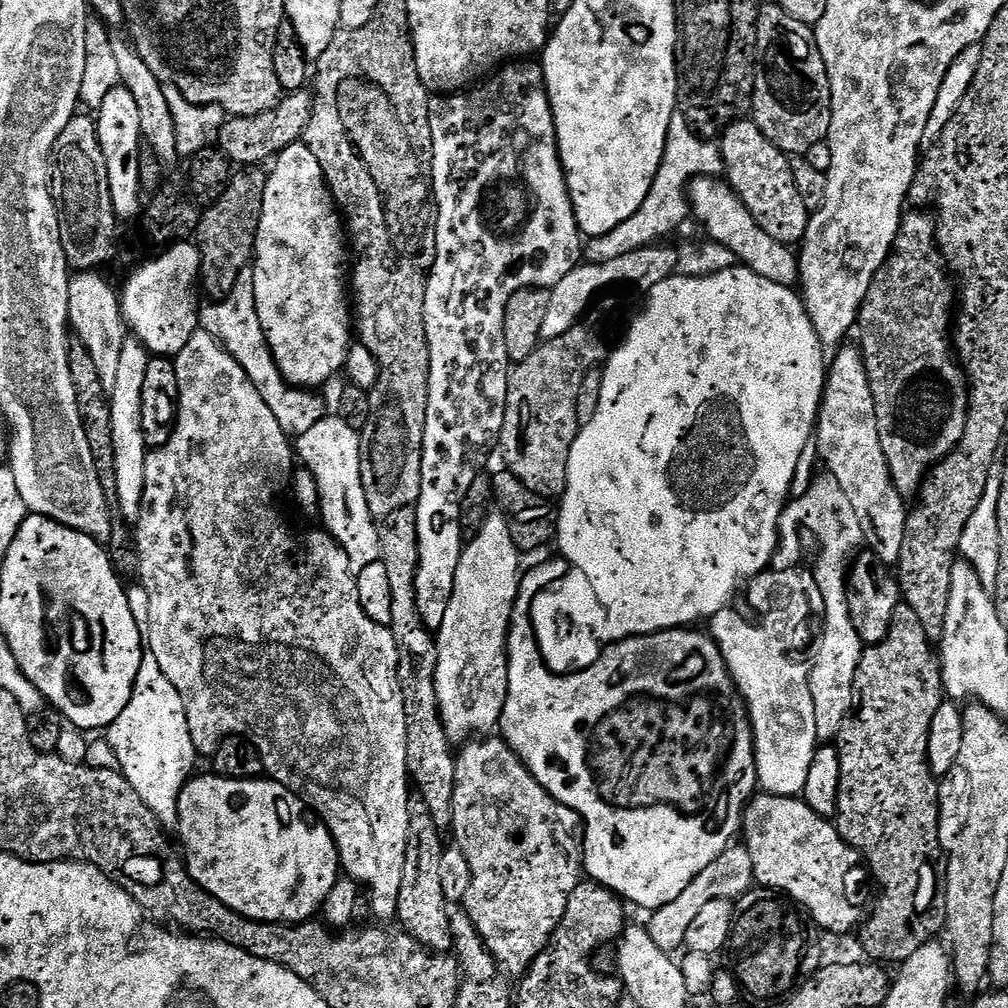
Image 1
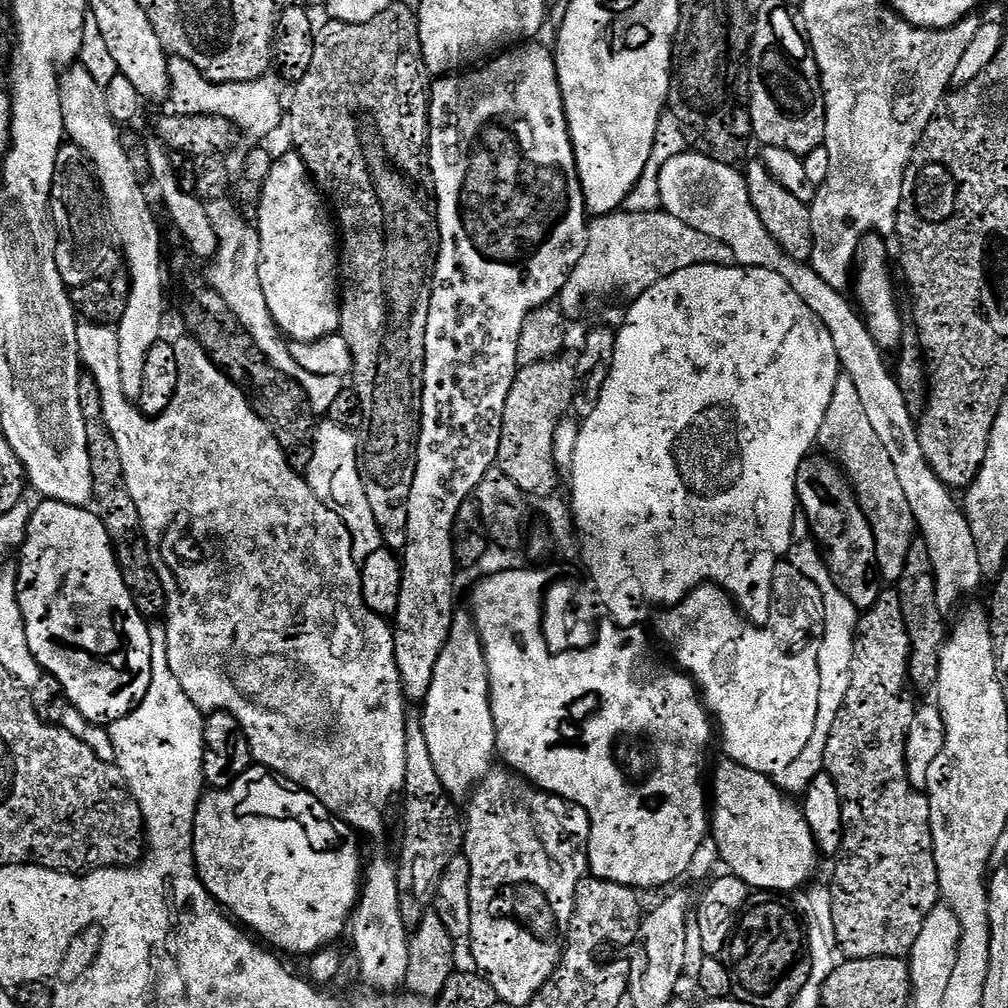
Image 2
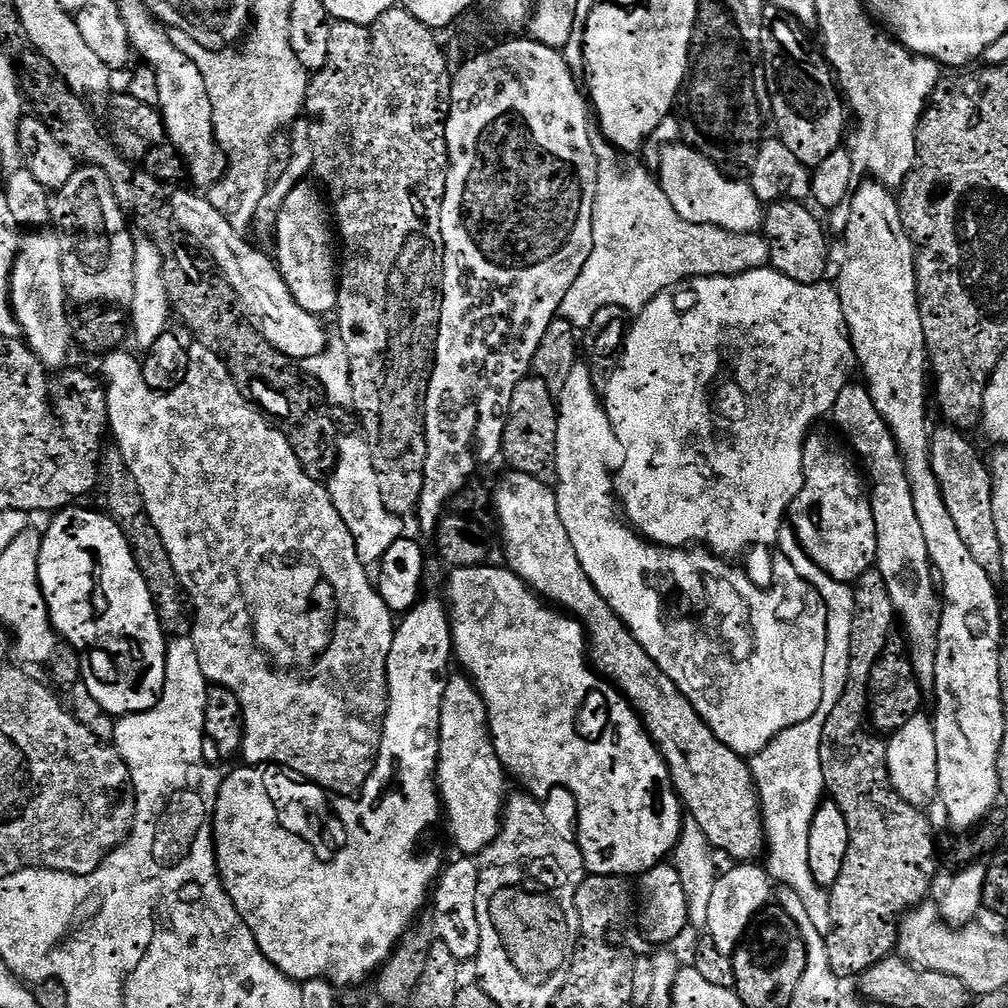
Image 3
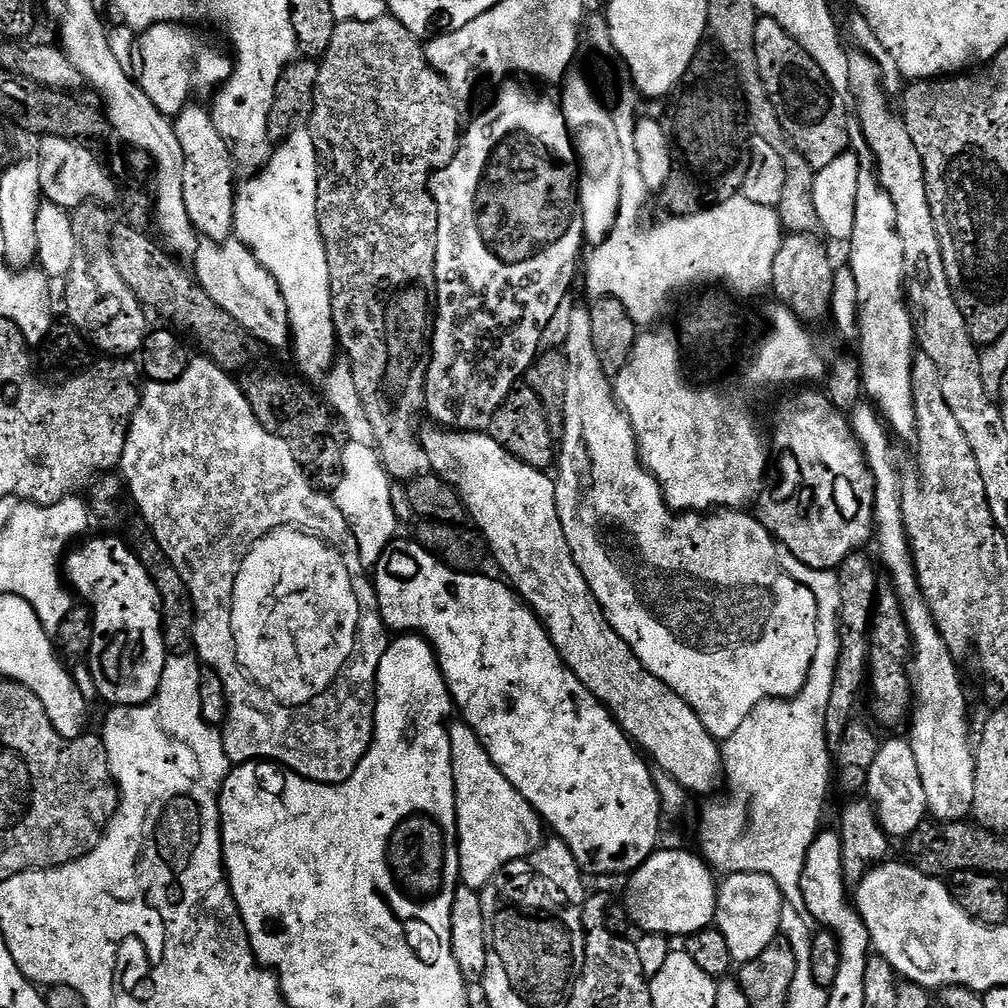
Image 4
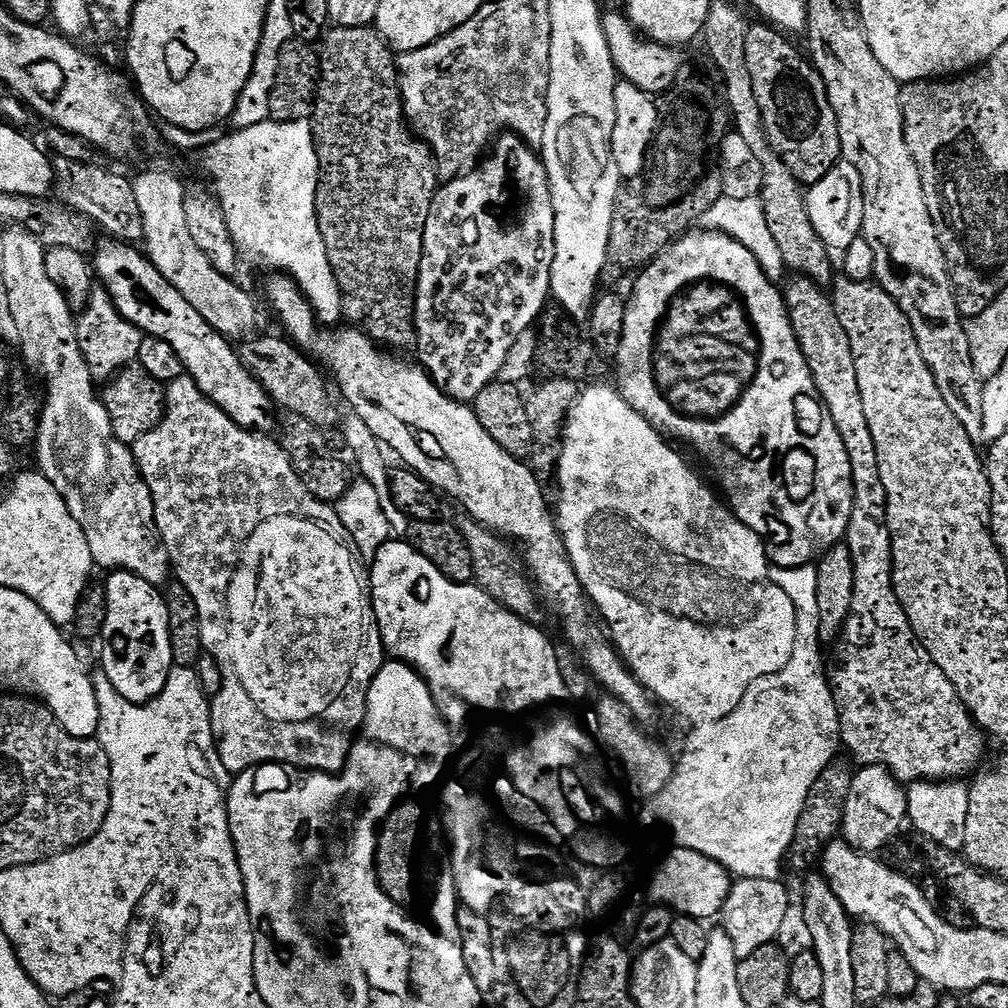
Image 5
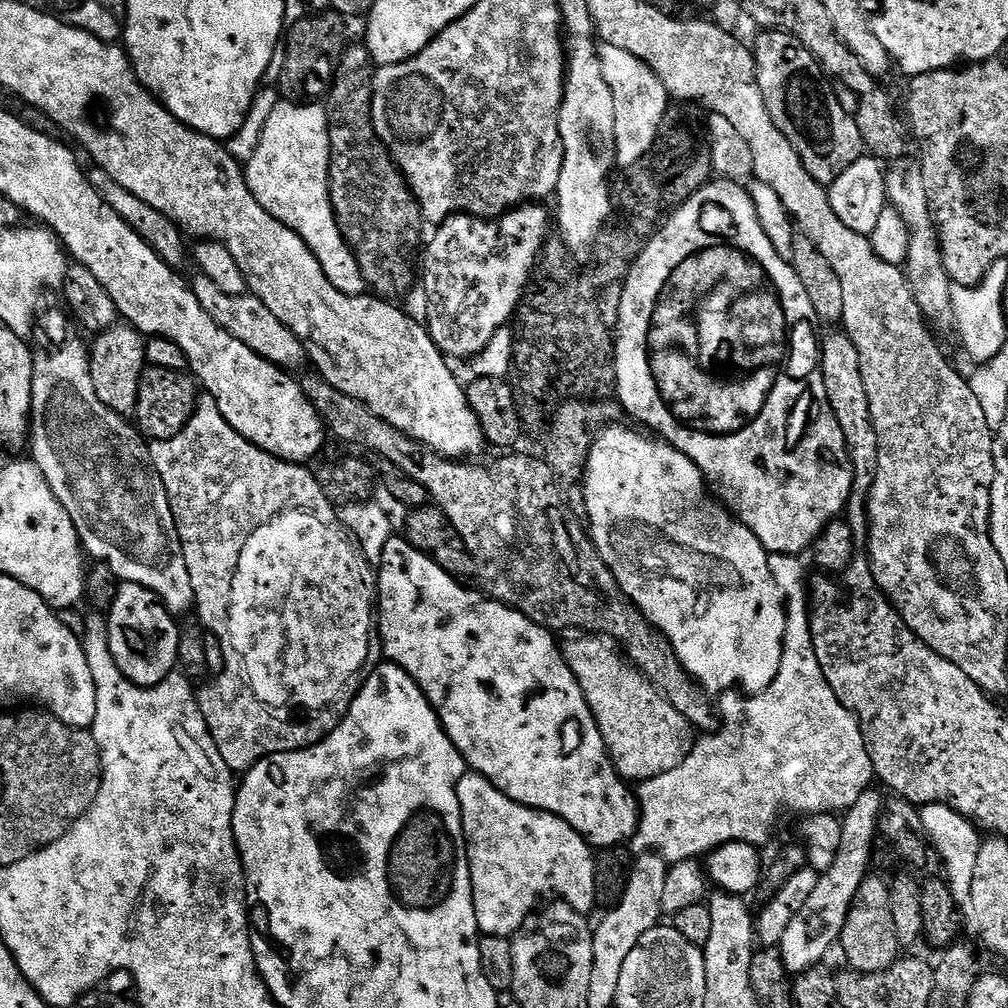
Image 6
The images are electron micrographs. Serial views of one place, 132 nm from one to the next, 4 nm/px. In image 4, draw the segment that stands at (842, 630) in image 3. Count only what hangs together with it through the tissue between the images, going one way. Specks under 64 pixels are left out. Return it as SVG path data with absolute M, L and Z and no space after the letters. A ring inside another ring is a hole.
M781 551L779 553L778 559L780 561L780 565L782 566L782 570L786 574L790 574L790 578L794 578L797 580L802 586L806 586L809 588L814 594L814 598L818 602L818 648L814 650L814 660L810 662L810 670L808 671L808 677L806 678L802 687L800 687L800 691L796 693L795 696L786 699L786 700L764 700L758 706L754 706L754 710L750 714L750 718L746 718L746 722L742 722L742 726L738 726L738 730L734 730L734 734L730 734L730 738L726 741L723 741L722 744L722 776L726 781L726 784L729 784L732 787L732 796L728 796L725 800L720 800L717 804L708 804L704 809L700 812L700 848L699 851L702 853L703 859L707 861L709 865L717 873L720 874L731 874L734 872L757 872L758 874L766 874L770 878L774 878L774 882L778 882L778 886L780 887L780 892L784 895L784 899L787 904L790 906L794 906L794 910L798 910L799 912L804 912L804 899L802 898L802 886L800 885L800 875L802 874L802 870L804 869L804 863L806 862L806 854L810 850L810 846L814 842L814 838L816 837L817 832L821 831L822 824L820 824L820 815L824 812L824 799L828 796L828 784L830 788L830 781L834 776L834 756L830 751L830 741L828 739L828 735L826 734L826 706L830 703L830 690L834 690L834 674L836 673L836 666L838 662L838 654L840 653L840 578L839 575L835 571L825 570L822 568L811 568L810 566L806 566L806 562L798 562L798 558L794 558L794 554L790 554L786 551Z

